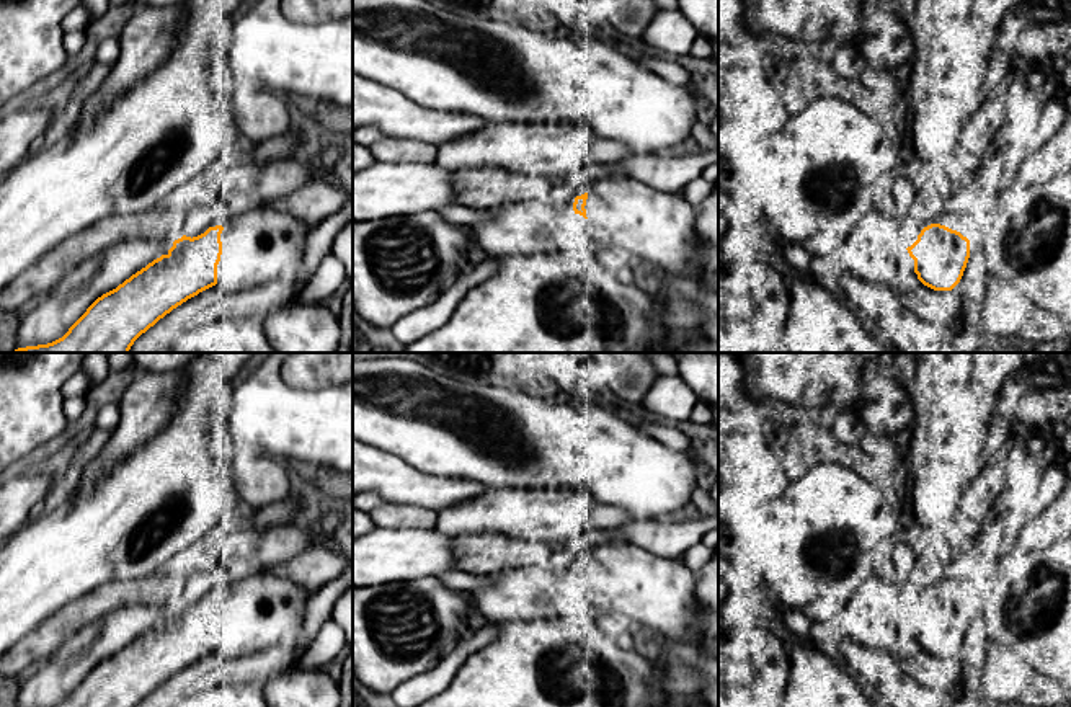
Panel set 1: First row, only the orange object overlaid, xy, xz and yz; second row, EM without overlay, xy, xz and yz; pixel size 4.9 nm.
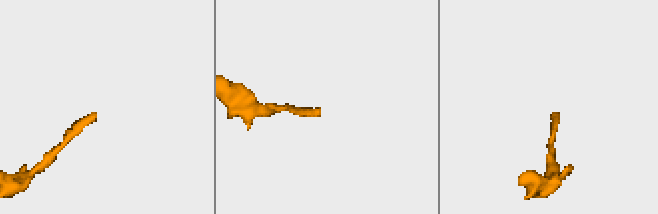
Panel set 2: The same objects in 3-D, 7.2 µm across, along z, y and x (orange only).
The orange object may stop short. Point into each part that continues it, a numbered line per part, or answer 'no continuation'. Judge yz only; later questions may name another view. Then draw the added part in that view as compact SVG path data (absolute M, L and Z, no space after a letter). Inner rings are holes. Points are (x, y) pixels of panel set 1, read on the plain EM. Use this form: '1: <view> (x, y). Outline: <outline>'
no continuation

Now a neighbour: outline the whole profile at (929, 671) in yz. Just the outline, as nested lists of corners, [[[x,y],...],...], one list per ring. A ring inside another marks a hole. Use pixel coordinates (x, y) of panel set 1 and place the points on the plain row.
[[[926,651],[900,660],[906,676],[926,689],[952,689],[958,686],[962,668],[957,658],[940,660]]]

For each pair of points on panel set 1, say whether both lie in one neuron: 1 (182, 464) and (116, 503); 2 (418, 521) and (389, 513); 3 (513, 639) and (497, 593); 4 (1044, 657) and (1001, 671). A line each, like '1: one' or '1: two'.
1: one
2: one
3: two
4: two

